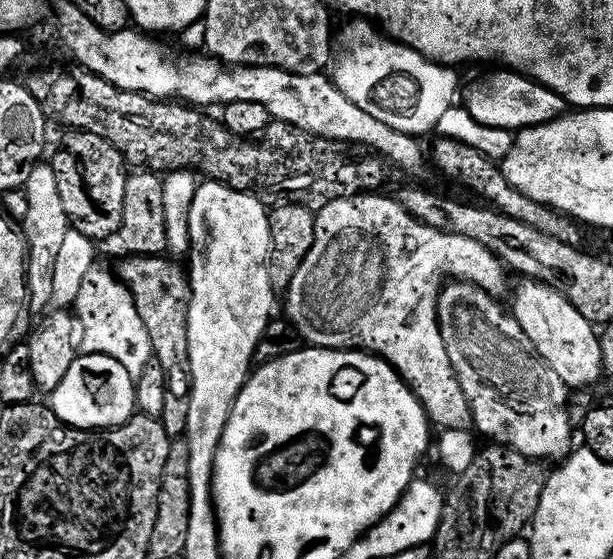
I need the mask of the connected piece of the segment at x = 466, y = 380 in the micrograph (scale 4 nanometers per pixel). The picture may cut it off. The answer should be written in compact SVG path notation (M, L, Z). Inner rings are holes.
M448 282L443 285L436 306L442 352L452 363L460 389L468 399L475 431L527 456L529 461L563 461L574 448L572 426L564 409L569 392L566 381L525 340L518 321L496 308L492 300L495 299L489 293L474 284Z

